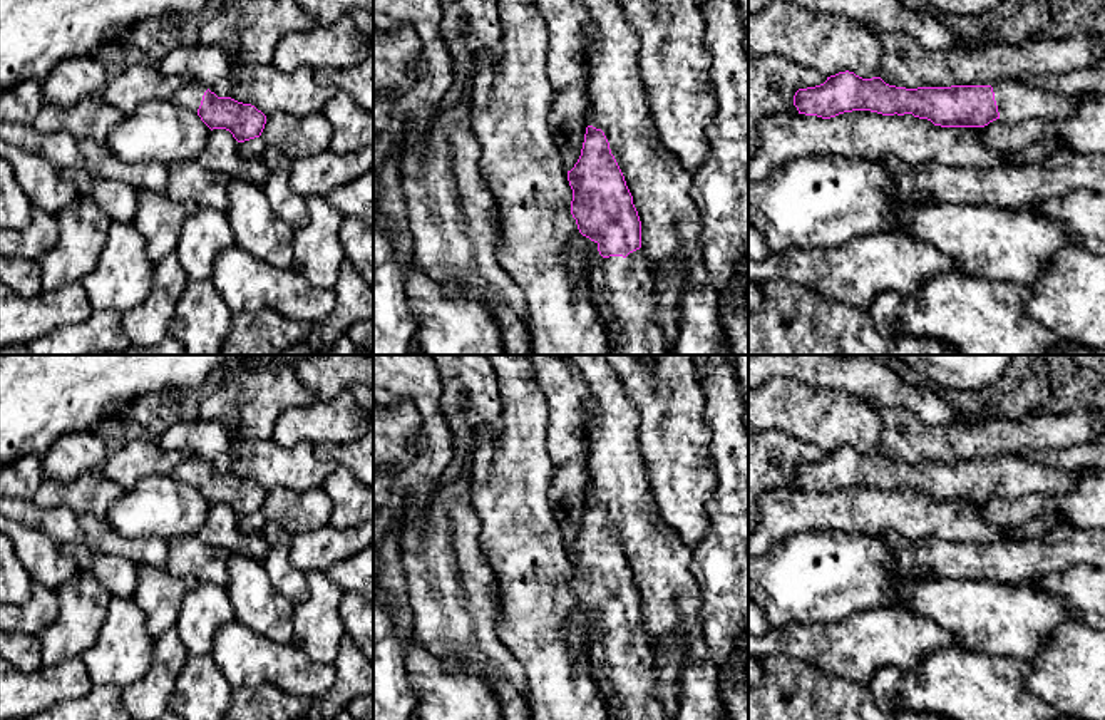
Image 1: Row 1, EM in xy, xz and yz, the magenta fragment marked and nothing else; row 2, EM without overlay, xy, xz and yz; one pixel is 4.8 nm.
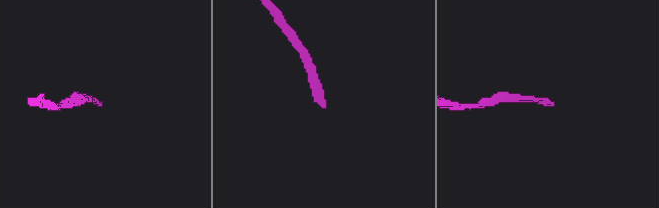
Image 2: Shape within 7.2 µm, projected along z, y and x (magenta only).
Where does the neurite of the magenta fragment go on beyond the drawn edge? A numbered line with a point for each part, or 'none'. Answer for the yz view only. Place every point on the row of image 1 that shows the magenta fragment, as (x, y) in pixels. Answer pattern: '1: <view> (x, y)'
1: yz (1017, 102)

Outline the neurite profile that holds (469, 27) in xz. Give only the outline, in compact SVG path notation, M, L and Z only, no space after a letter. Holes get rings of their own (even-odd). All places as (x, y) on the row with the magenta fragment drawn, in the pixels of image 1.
M439 0L442 7L440 33L454 60L455 82L445 97L445 105L465 97L465 87L474 84L479 54L486 52L494 60L502 55L502 30L496 0Z

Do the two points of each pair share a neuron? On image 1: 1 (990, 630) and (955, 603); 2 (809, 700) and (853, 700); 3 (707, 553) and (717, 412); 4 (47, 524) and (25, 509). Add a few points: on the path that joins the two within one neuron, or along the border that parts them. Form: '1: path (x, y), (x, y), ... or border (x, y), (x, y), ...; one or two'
1: path (981, 622), (963, 606); one
2: path (819, 700), (842, 700); one
3: path (729, 518), (727, 447); one
4: path (42, 519), (30, 514); one

